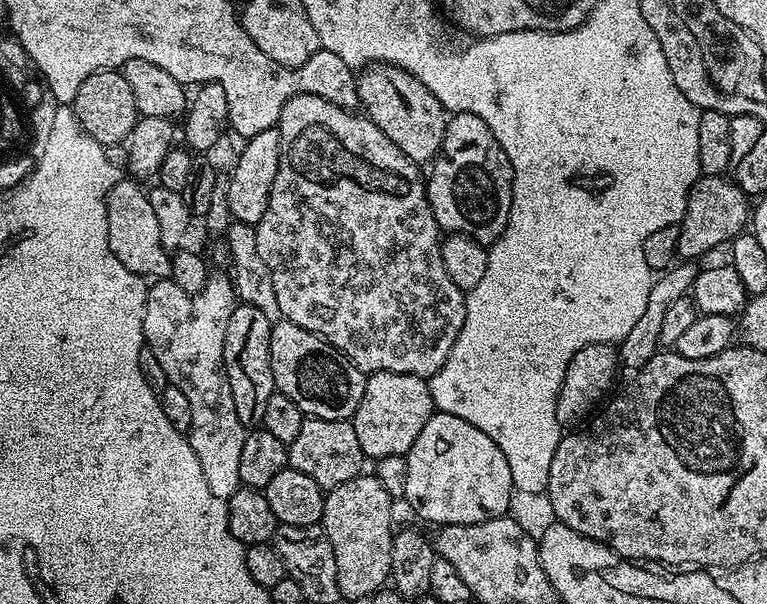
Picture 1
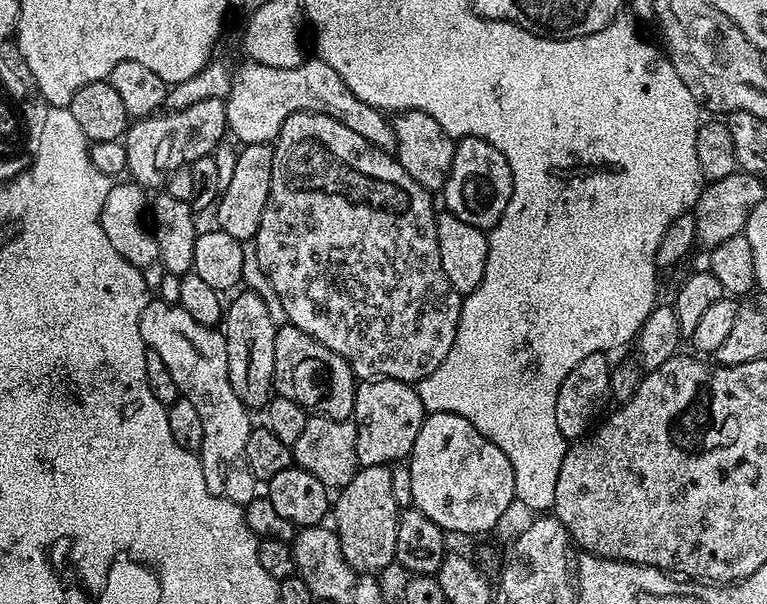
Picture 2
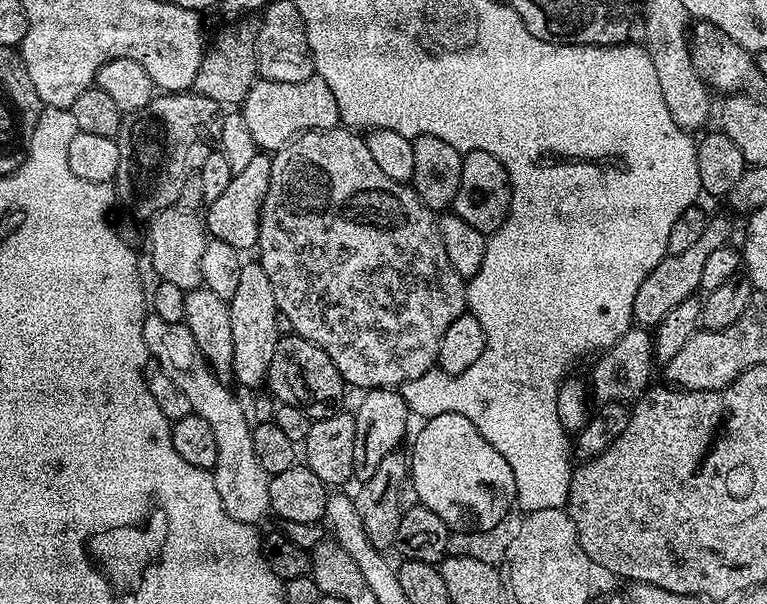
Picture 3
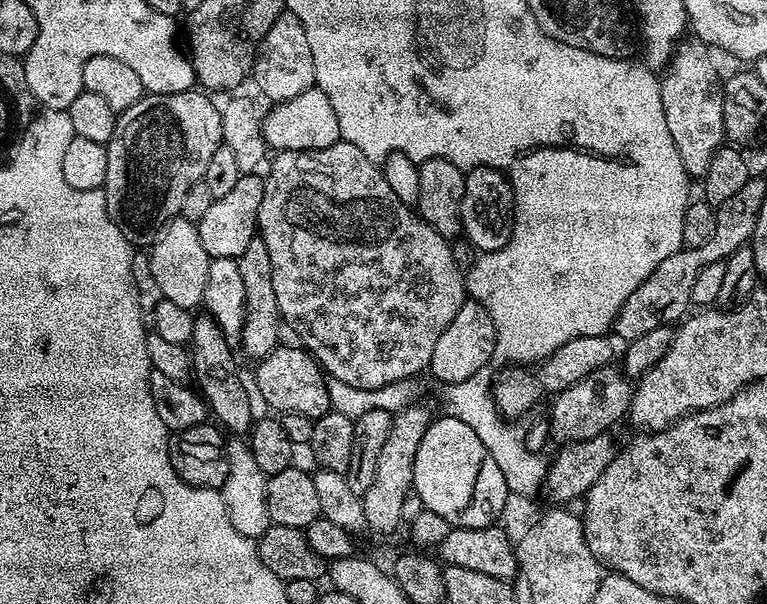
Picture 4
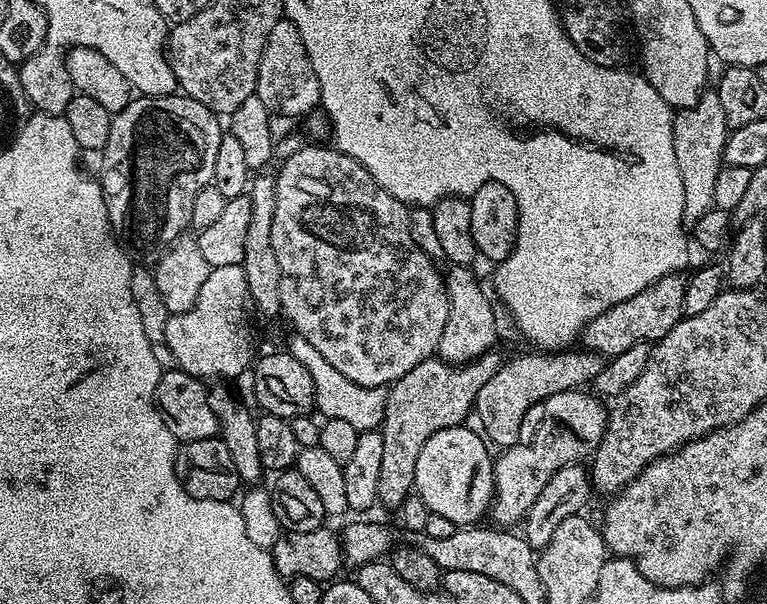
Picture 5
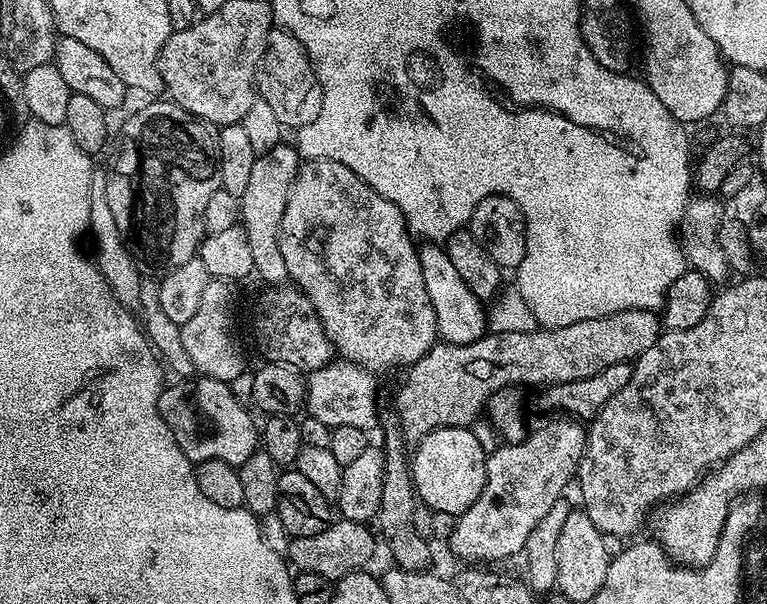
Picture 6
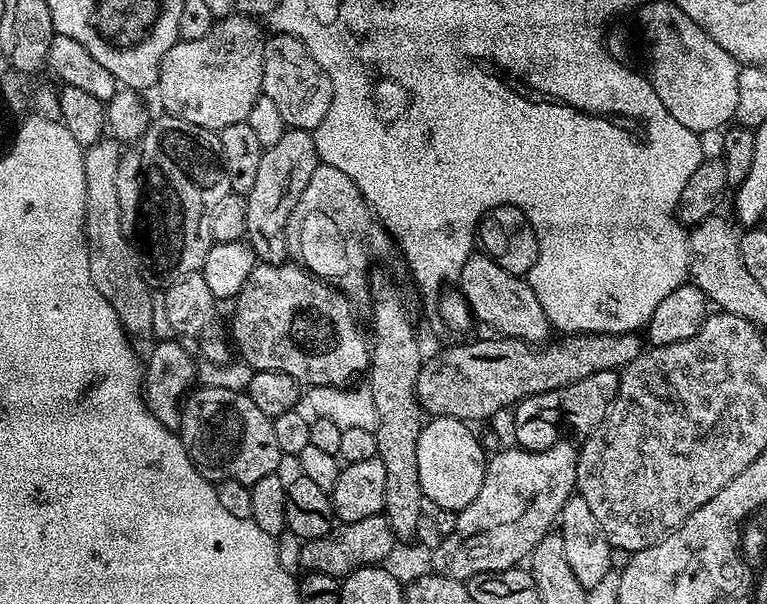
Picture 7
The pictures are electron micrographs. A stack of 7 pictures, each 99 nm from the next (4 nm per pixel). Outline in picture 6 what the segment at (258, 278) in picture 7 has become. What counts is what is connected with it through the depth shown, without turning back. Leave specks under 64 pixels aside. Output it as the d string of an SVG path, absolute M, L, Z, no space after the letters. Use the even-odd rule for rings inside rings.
M268 286L263 290L265 292L257 298L256 313L252 316L252 336L264 355L263 359L273 364L286 364L305 373L333 363L332 344L304 293L295 286Z

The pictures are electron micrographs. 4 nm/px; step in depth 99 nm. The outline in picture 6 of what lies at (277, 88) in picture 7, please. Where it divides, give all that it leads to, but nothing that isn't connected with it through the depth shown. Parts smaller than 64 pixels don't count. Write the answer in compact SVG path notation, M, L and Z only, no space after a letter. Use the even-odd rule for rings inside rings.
M273 26L266 42L265 54L261 59L256 76L259 99L266 101L274 110L278 122L285 129L295 130L314 122L322 110L322 86L316 77L314 66L298 38L285 28Z

